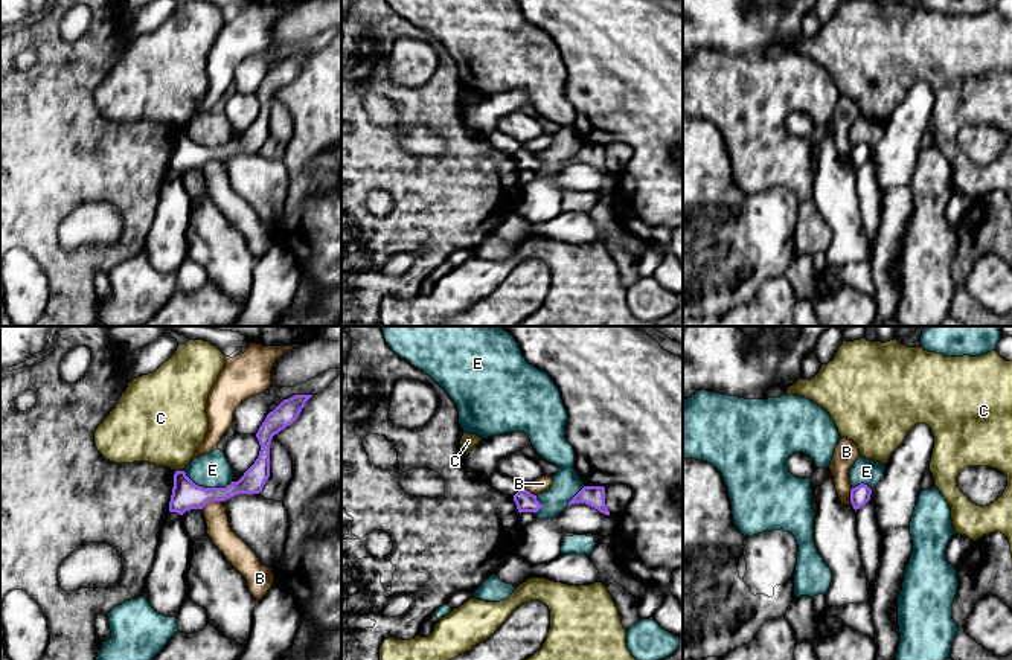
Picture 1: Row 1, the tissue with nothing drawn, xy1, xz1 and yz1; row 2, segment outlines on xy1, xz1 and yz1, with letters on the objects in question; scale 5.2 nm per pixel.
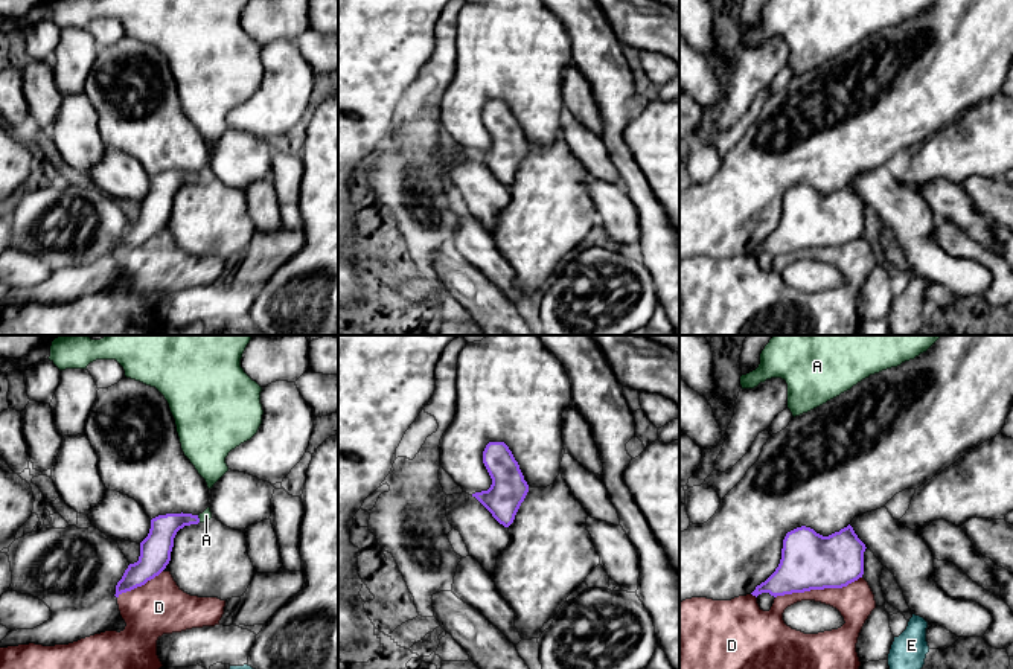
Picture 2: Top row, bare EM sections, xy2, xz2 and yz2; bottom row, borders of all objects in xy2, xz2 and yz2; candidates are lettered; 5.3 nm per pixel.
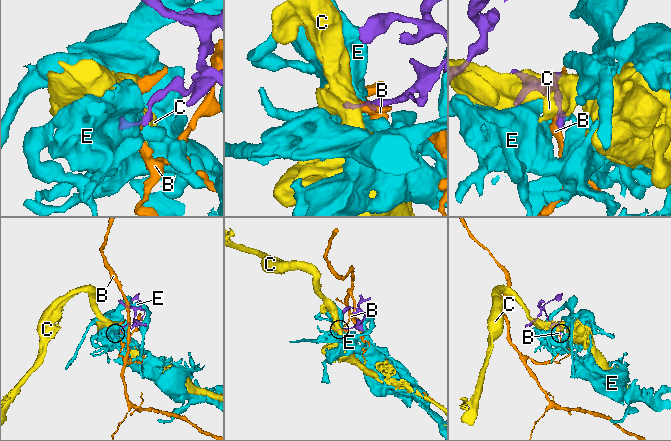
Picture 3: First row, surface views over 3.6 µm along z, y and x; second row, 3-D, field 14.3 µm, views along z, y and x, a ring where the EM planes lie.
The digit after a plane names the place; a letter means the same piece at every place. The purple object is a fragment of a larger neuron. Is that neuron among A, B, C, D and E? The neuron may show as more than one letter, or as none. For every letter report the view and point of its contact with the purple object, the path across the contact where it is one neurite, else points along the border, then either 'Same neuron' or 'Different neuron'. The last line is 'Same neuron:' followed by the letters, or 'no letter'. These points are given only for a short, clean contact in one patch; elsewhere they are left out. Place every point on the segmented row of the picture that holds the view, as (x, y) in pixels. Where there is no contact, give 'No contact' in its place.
A: Touches purple at xy2 (198, 518). Path across: xy2 (159, 543), (180, 520), (198, 518), (206, 515). Same neuron
B: Touches purple at xy1 (211, 500). Boundary: xy1 (220, 500), (211, 500), (201, 509). Different neuron
C: Touches purple at xy1 (180, 471). Boundary: xy1 (176, 470), (183, 471). Different neuron
D: Touches purple at yz2 (818, 588). Different neuron
E: Touches purple at xy1 (208, 488). Boundary: xy1 (183, 471), (203, 486), (226, 486), (232, 482). Different neuron
Same neuron: A

